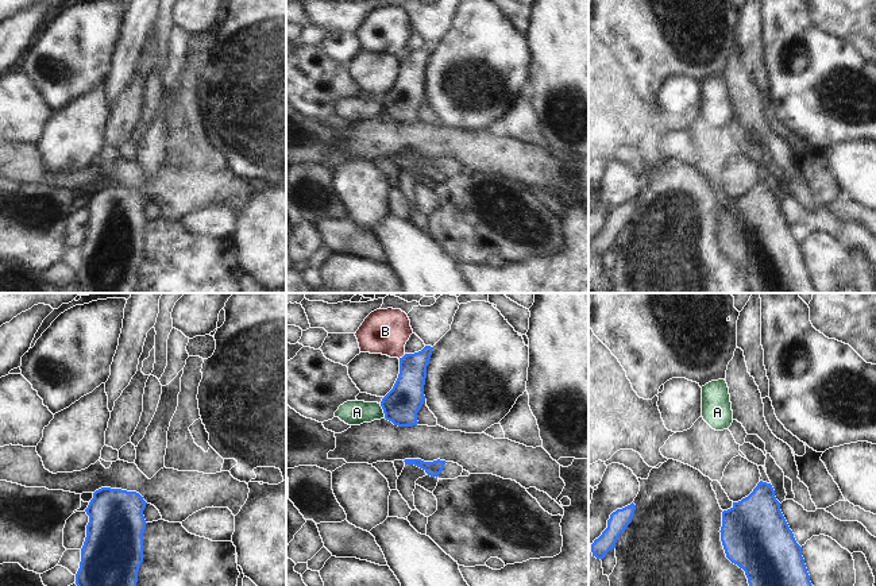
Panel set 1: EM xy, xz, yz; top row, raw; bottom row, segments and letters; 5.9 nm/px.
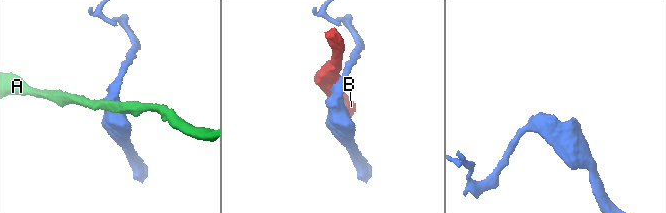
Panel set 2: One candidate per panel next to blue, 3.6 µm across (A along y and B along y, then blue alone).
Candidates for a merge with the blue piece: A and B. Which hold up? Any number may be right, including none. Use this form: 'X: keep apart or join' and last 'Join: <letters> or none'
A: keep apart
B: keep apart
Join: none

